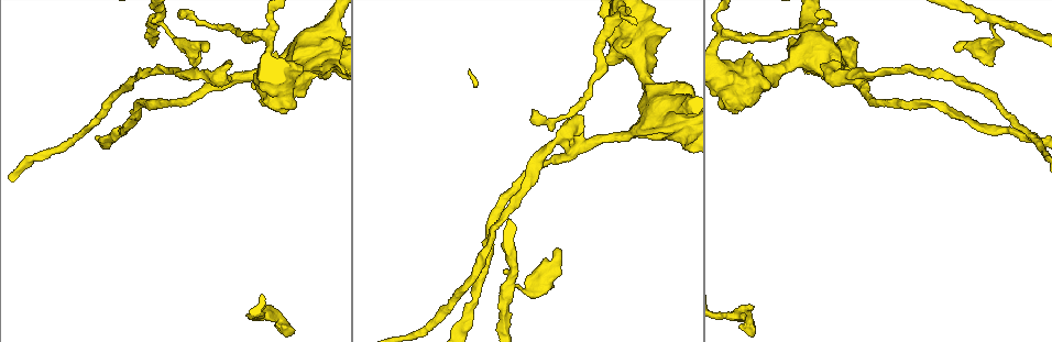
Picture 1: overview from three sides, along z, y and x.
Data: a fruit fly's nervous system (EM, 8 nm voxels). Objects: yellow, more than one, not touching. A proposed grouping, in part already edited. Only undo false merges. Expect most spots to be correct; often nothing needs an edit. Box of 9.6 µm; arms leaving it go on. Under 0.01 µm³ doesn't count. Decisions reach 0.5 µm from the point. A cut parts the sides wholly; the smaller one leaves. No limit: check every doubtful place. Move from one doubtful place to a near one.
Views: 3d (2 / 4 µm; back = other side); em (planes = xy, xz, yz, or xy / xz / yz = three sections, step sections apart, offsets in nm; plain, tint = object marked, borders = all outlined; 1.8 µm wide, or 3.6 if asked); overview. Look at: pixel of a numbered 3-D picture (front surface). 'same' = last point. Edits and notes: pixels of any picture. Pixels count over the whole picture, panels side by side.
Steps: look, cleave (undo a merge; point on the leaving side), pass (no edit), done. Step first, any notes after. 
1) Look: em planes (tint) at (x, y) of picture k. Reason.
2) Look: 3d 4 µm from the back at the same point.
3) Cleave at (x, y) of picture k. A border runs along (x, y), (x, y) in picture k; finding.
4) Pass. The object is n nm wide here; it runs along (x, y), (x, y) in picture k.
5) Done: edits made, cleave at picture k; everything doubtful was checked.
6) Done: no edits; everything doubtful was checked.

Look: em 3.6 µm xy step 4 (tint) at (749, 322) of picture 1.

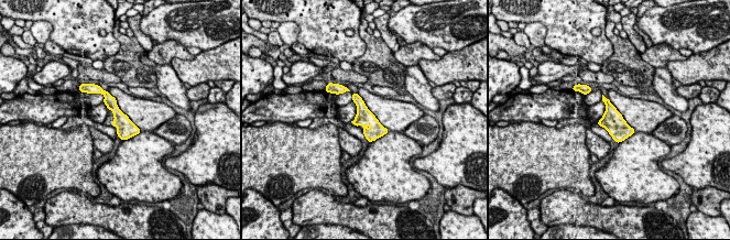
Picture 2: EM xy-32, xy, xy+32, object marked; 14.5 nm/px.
Pass. Continuous, no second neuron.

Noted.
Look: em 3.6 µm yz step 8 (tint) at (635, 131) of picture 1. Thick turns thin.

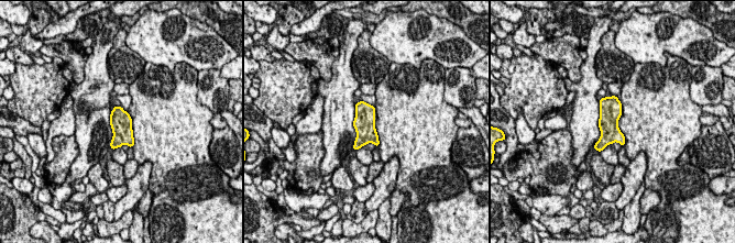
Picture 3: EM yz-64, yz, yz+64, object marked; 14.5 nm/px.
Look: em 3.6 µm planes (tint) at the same point. Another direction.

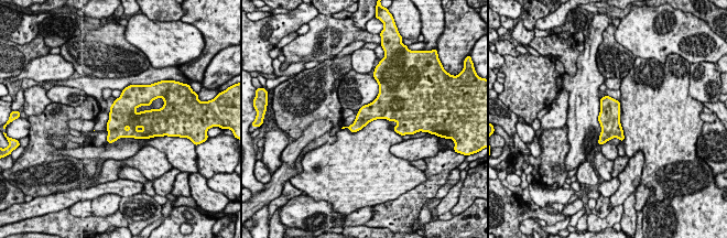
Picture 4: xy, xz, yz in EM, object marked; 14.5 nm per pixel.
Pass. All the same neuron.

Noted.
Look: 3d 4 µm at (849, 80) of picture 1. Four or more arms meet.

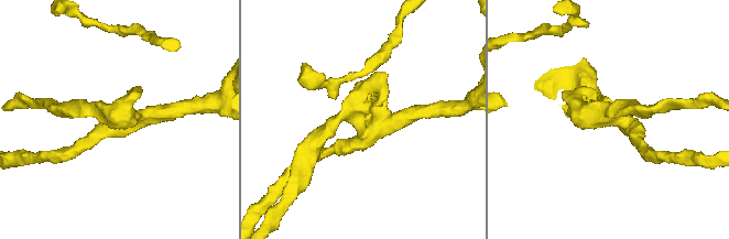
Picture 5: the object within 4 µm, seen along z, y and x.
Look: em xz step 4 (plain) at (613, 119) of picture 5. 4 arms meet here; need the tissue.

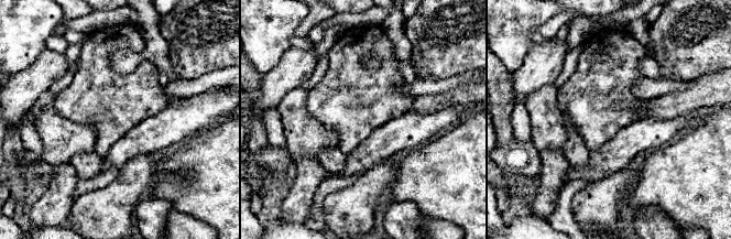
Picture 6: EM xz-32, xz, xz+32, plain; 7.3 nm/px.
Look: em xz step 4 (tint) at the same point. With the object marked.

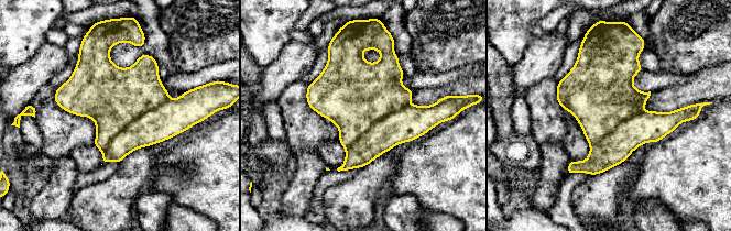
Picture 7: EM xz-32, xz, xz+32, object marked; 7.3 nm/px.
Cleave at (112, 97) of picture 7. The object is 500 nm wide here; a border runs along (167, 97), (130, 121), (101, 151) in picture 7; two neurons meet here.

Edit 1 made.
Done: edits made, cleave at picture 7; everything doubtful was checked.

